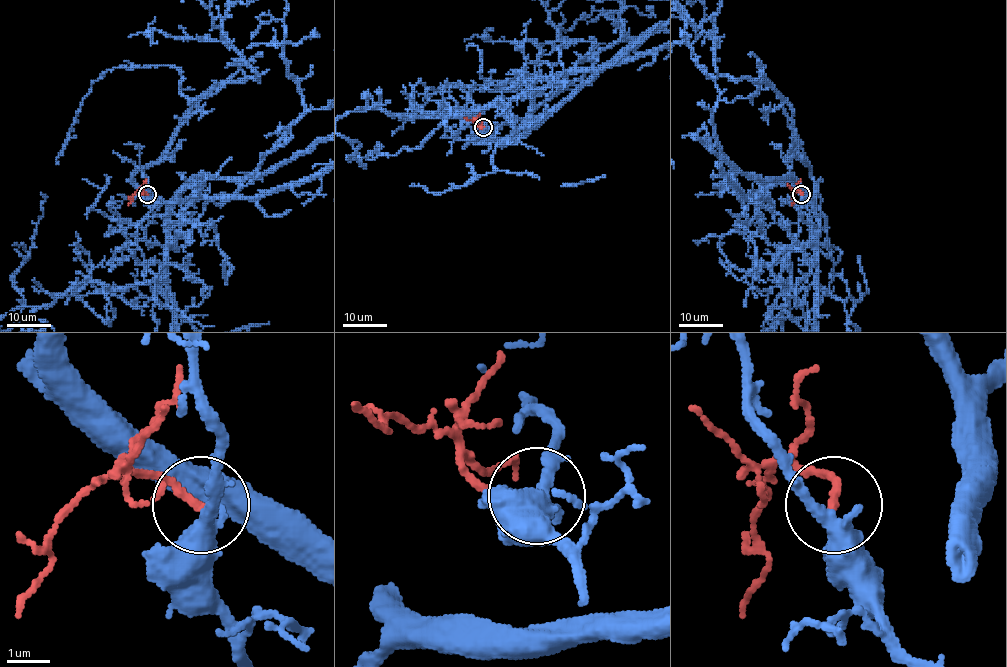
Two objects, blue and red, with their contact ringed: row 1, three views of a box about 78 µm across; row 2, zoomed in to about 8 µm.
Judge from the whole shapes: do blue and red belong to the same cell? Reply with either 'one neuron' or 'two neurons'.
one neuron

